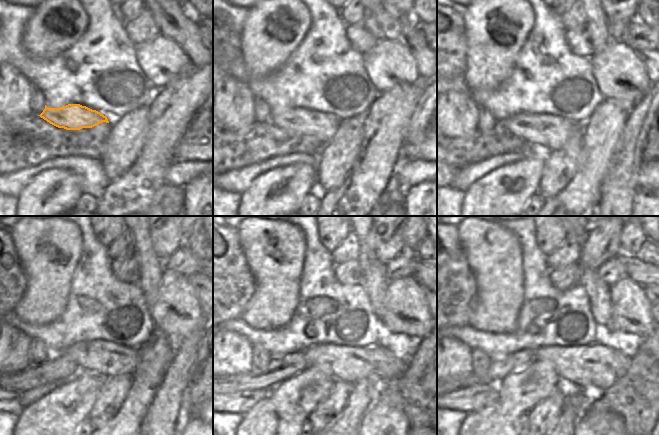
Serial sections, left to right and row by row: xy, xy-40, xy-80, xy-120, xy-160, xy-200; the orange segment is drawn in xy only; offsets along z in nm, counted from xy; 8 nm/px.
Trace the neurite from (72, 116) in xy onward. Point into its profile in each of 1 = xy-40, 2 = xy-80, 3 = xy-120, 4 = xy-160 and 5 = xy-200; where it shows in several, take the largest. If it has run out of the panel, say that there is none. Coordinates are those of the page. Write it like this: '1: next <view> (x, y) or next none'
1: next xy-40 (323, 126)
2: next xy-80 (539, 130)
3: next xy-120 (92, 356)
4: next xy-160 (322, 355)
5: next xy-200 (551, 353)

